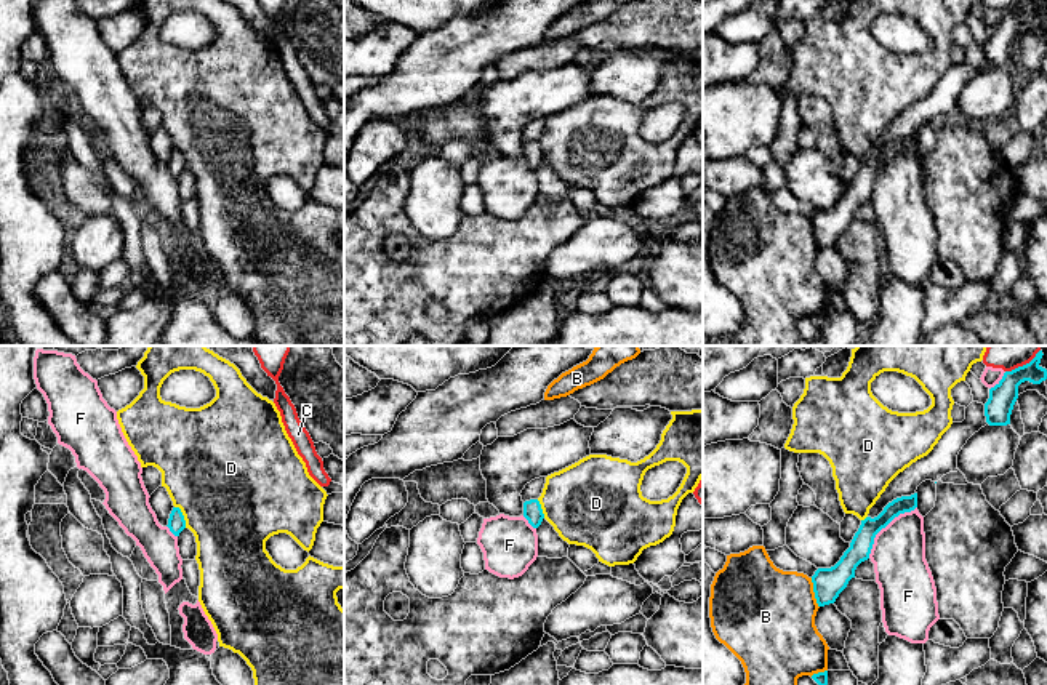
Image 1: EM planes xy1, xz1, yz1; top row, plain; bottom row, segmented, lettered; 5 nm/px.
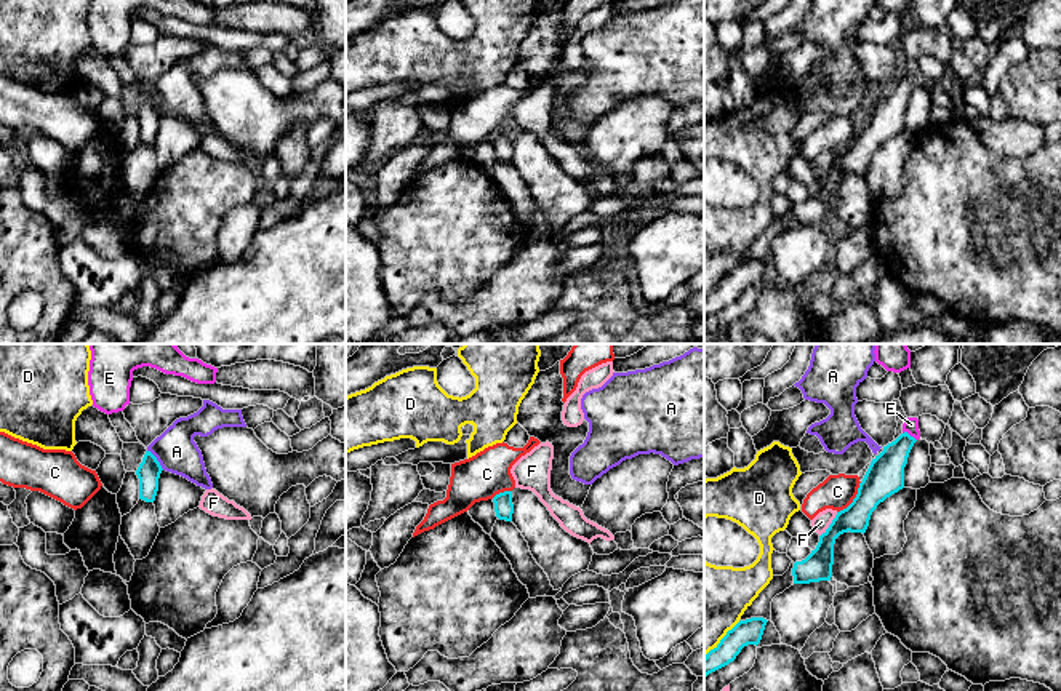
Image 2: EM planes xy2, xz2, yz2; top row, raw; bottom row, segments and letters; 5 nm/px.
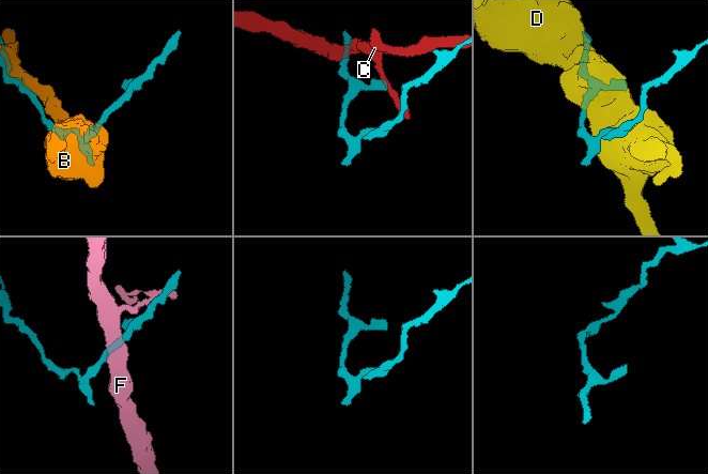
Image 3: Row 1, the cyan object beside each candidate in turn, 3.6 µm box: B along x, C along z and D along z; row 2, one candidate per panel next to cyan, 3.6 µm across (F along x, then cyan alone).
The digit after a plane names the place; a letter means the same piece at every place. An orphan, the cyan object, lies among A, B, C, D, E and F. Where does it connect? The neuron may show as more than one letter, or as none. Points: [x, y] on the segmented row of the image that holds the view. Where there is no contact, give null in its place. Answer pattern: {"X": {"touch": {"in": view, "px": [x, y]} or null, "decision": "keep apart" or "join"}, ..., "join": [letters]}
{"A": {"touch": {"in": "xy2", "px": [156, 459]}, "decision": "keep apart"}, "B": {"touch": {"in": "yz1", "px": [814, 591]}, "decision": "keep apart"}, "C": {"touch": {"in": "yz2", "px": [853, 499]}, "decision": "keep apart"}, "D": {"touch": {"in": "xy1", "px": [183, 516]}, "decision": "keep apart"}, "E": {"touch": {"in": "yz2", "px": [908, 434]}, "decision": "join"}, "F": {"touch": {"in": "yz1", "px": [884, 527]}, "decision": "keep apart"}, "join": ["E"]}

